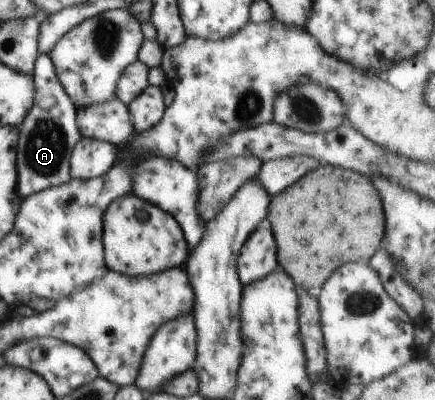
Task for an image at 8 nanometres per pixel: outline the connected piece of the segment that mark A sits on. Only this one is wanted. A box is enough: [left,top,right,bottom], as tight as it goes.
[18,54,81,201]

